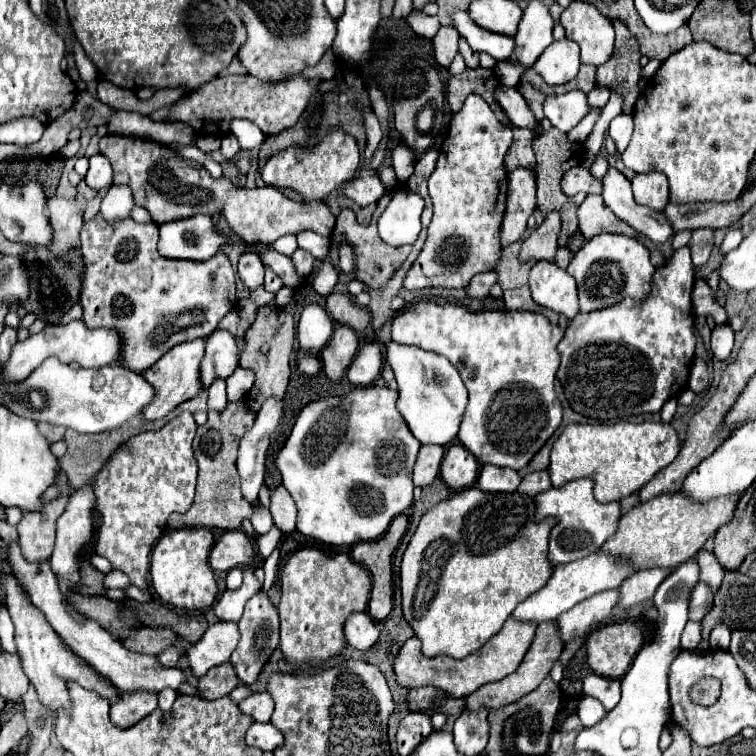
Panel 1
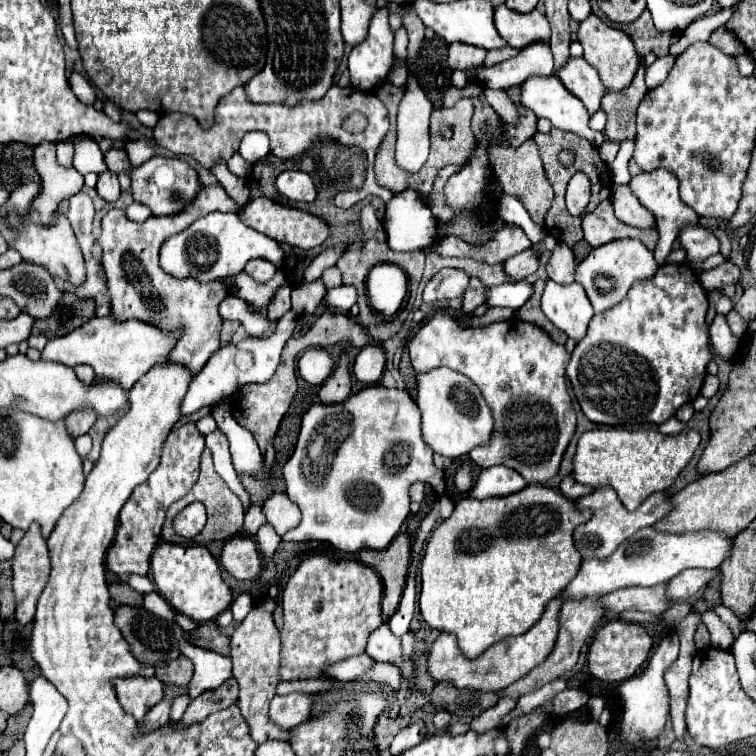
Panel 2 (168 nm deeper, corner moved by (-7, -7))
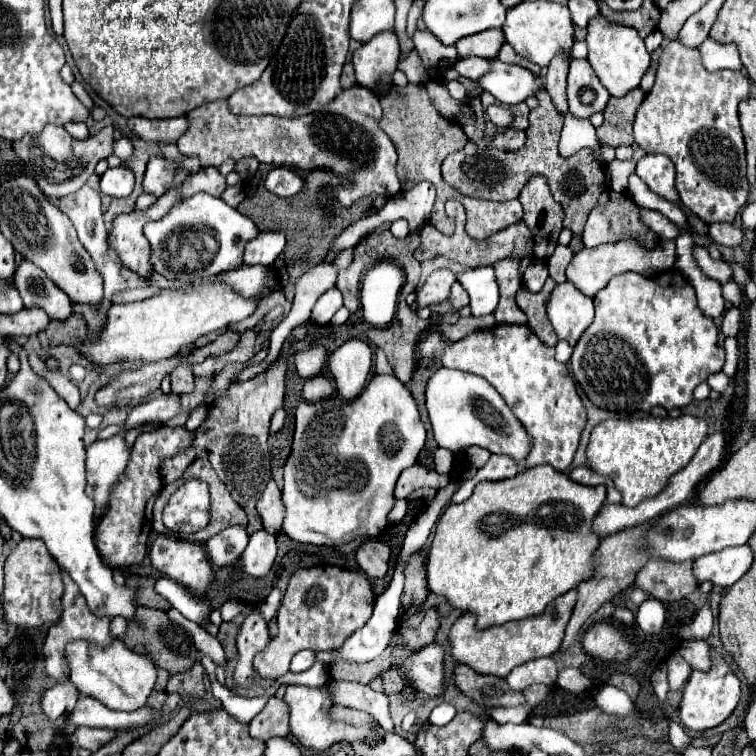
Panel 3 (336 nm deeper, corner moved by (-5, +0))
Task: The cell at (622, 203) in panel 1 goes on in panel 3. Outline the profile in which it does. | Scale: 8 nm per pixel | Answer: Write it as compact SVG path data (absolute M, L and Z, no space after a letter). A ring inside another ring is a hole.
M724 222L710 224L708 236L714 244L724 244L724 246L738 246L742 242L742 230Z

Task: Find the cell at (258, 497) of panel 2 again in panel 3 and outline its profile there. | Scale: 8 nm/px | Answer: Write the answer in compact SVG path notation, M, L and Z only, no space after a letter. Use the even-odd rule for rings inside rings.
M286 354L280 356L260 374L246 382L238 382L228 390L228 396L214 402L208 408L206 422L196 430L196 438L192 448L186 452L168 458L160 470L162 478L168 482L178 480L184 468L198 456L206 456L212 462L218 478L226 484L232 498L246 510L248 514L248 534L262 528L262 520L256 512L256 500L262 496L268 480L270 480L270 454L268 454L268 426L272 414L284 402L286 390L286 372L288 360Z

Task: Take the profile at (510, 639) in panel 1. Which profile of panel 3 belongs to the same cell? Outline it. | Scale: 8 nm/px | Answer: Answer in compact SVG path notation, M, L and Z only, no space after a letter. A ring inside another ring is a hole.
M570 590L568 594L562 594L554 602L550 602L546 610L536 618L524 618L518 622L508 622L504 626L492 626L482 632L474 628L476 620L472 614L462 614L454 622L448 634L452 658L458 664L470 666L476 674L492 674L498 678L506 678L512 672L512 668L522 666L536 658L550 656L560 648L564 638L564 628L570 620L574 602L576 602L576 590Z

